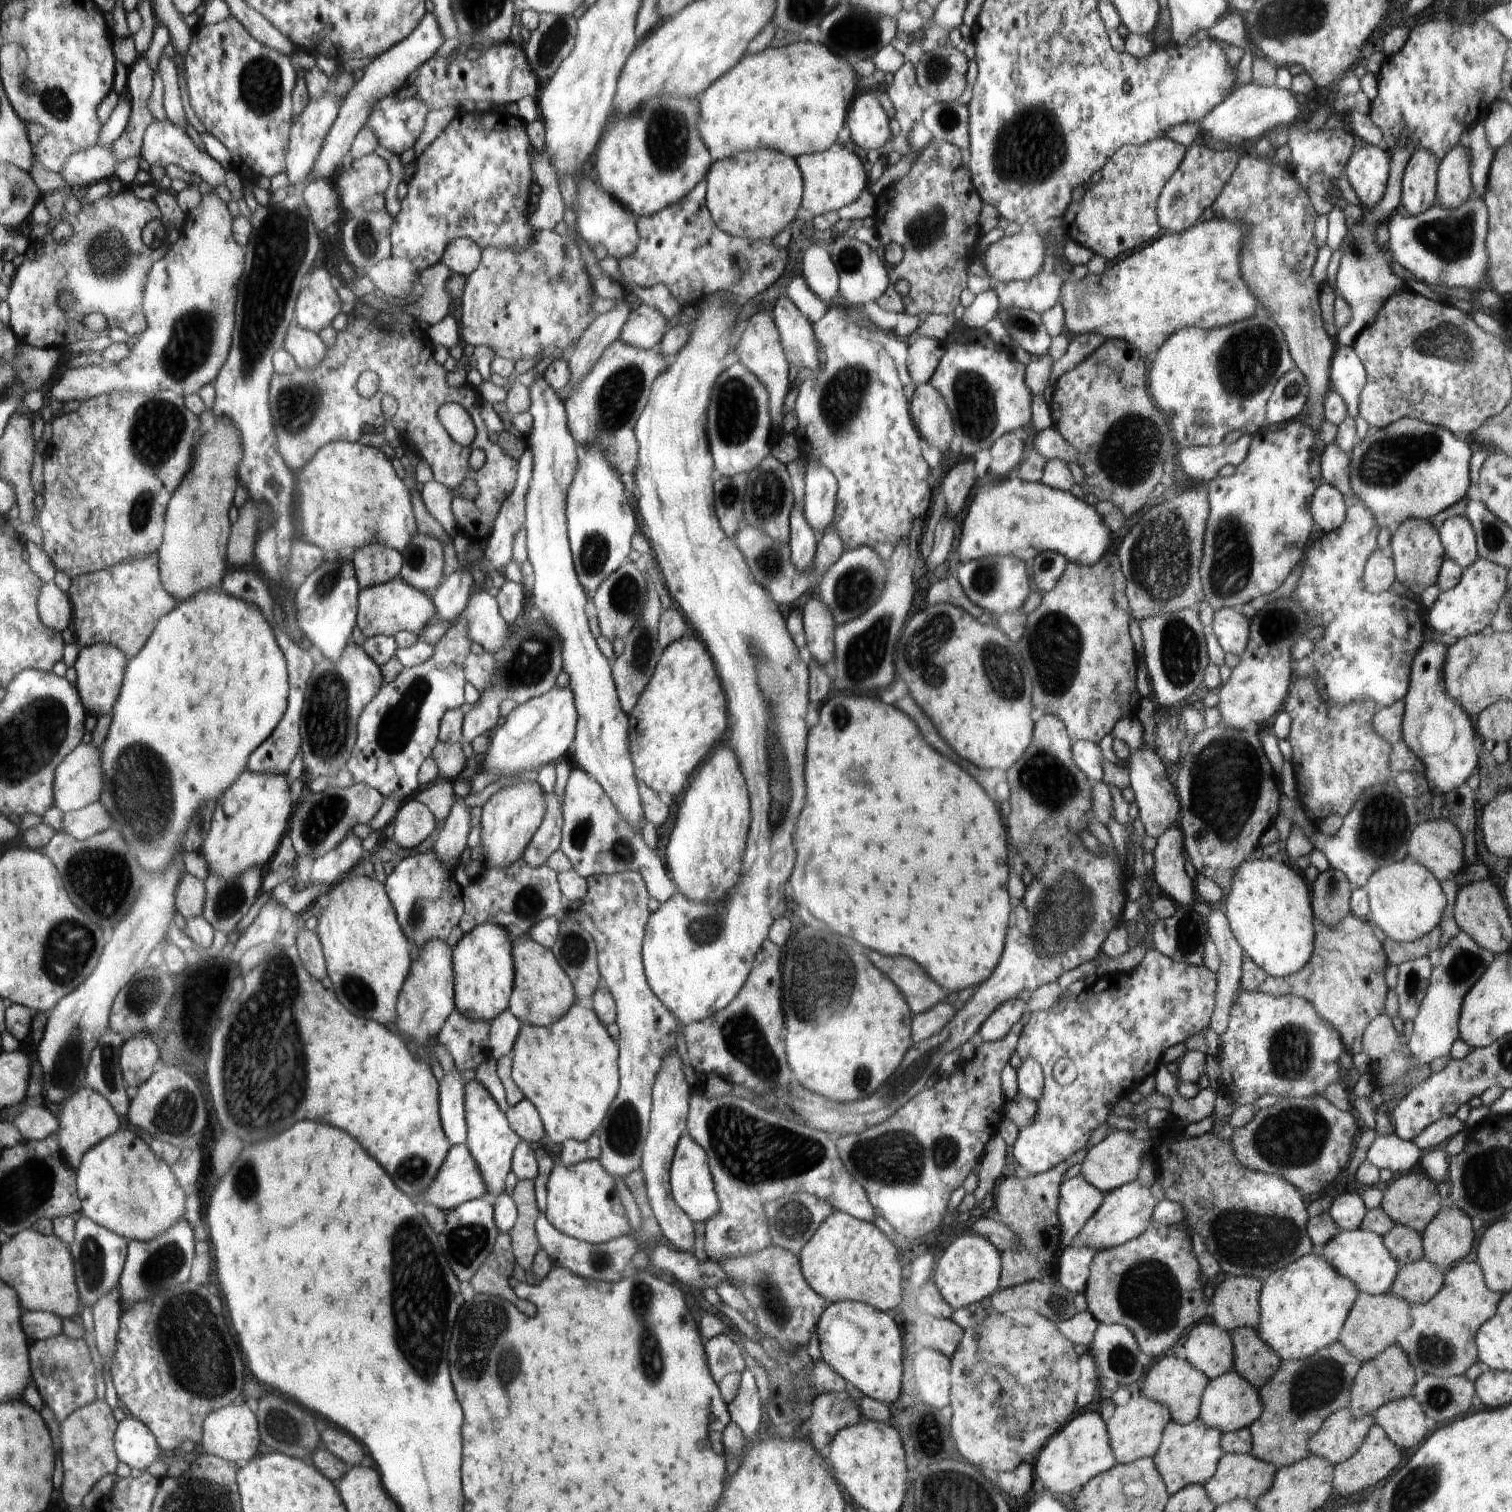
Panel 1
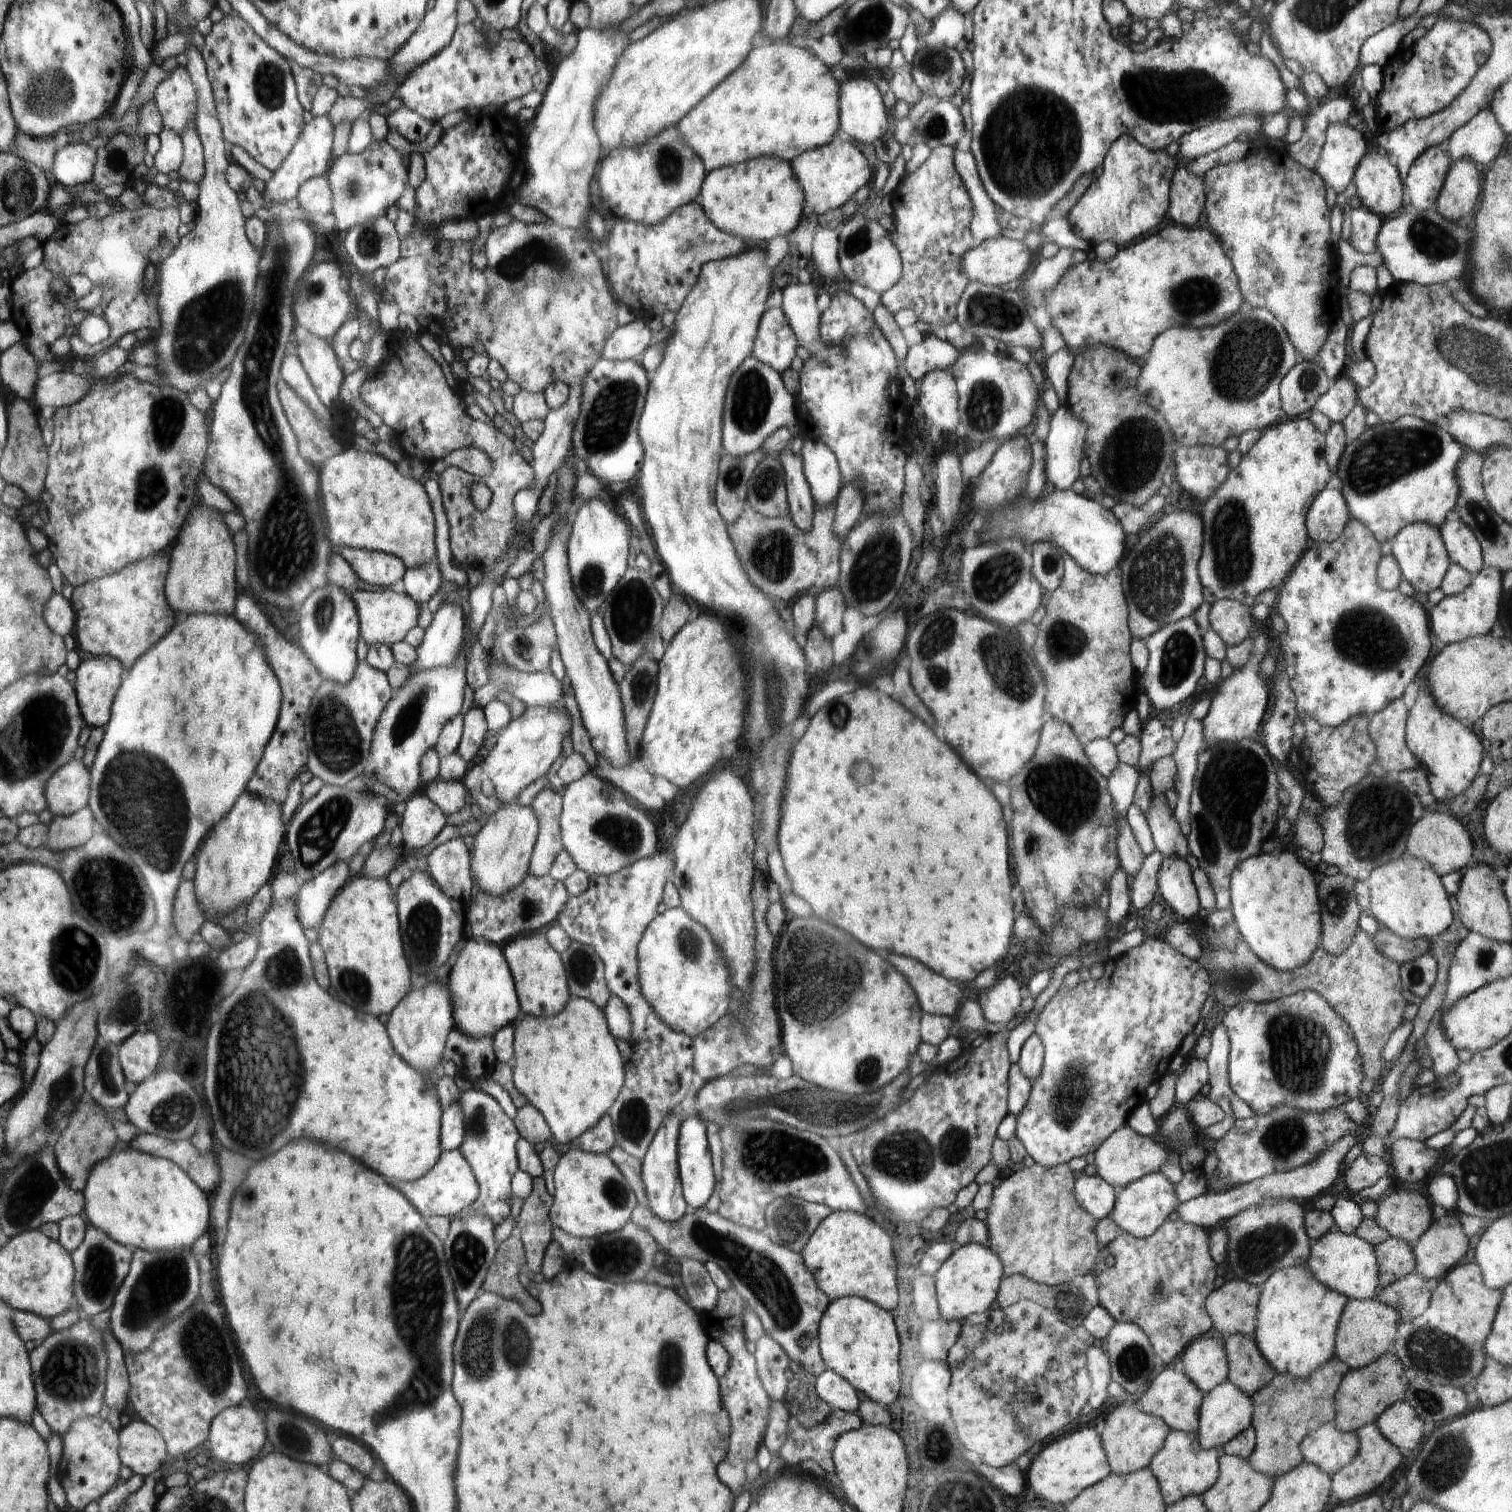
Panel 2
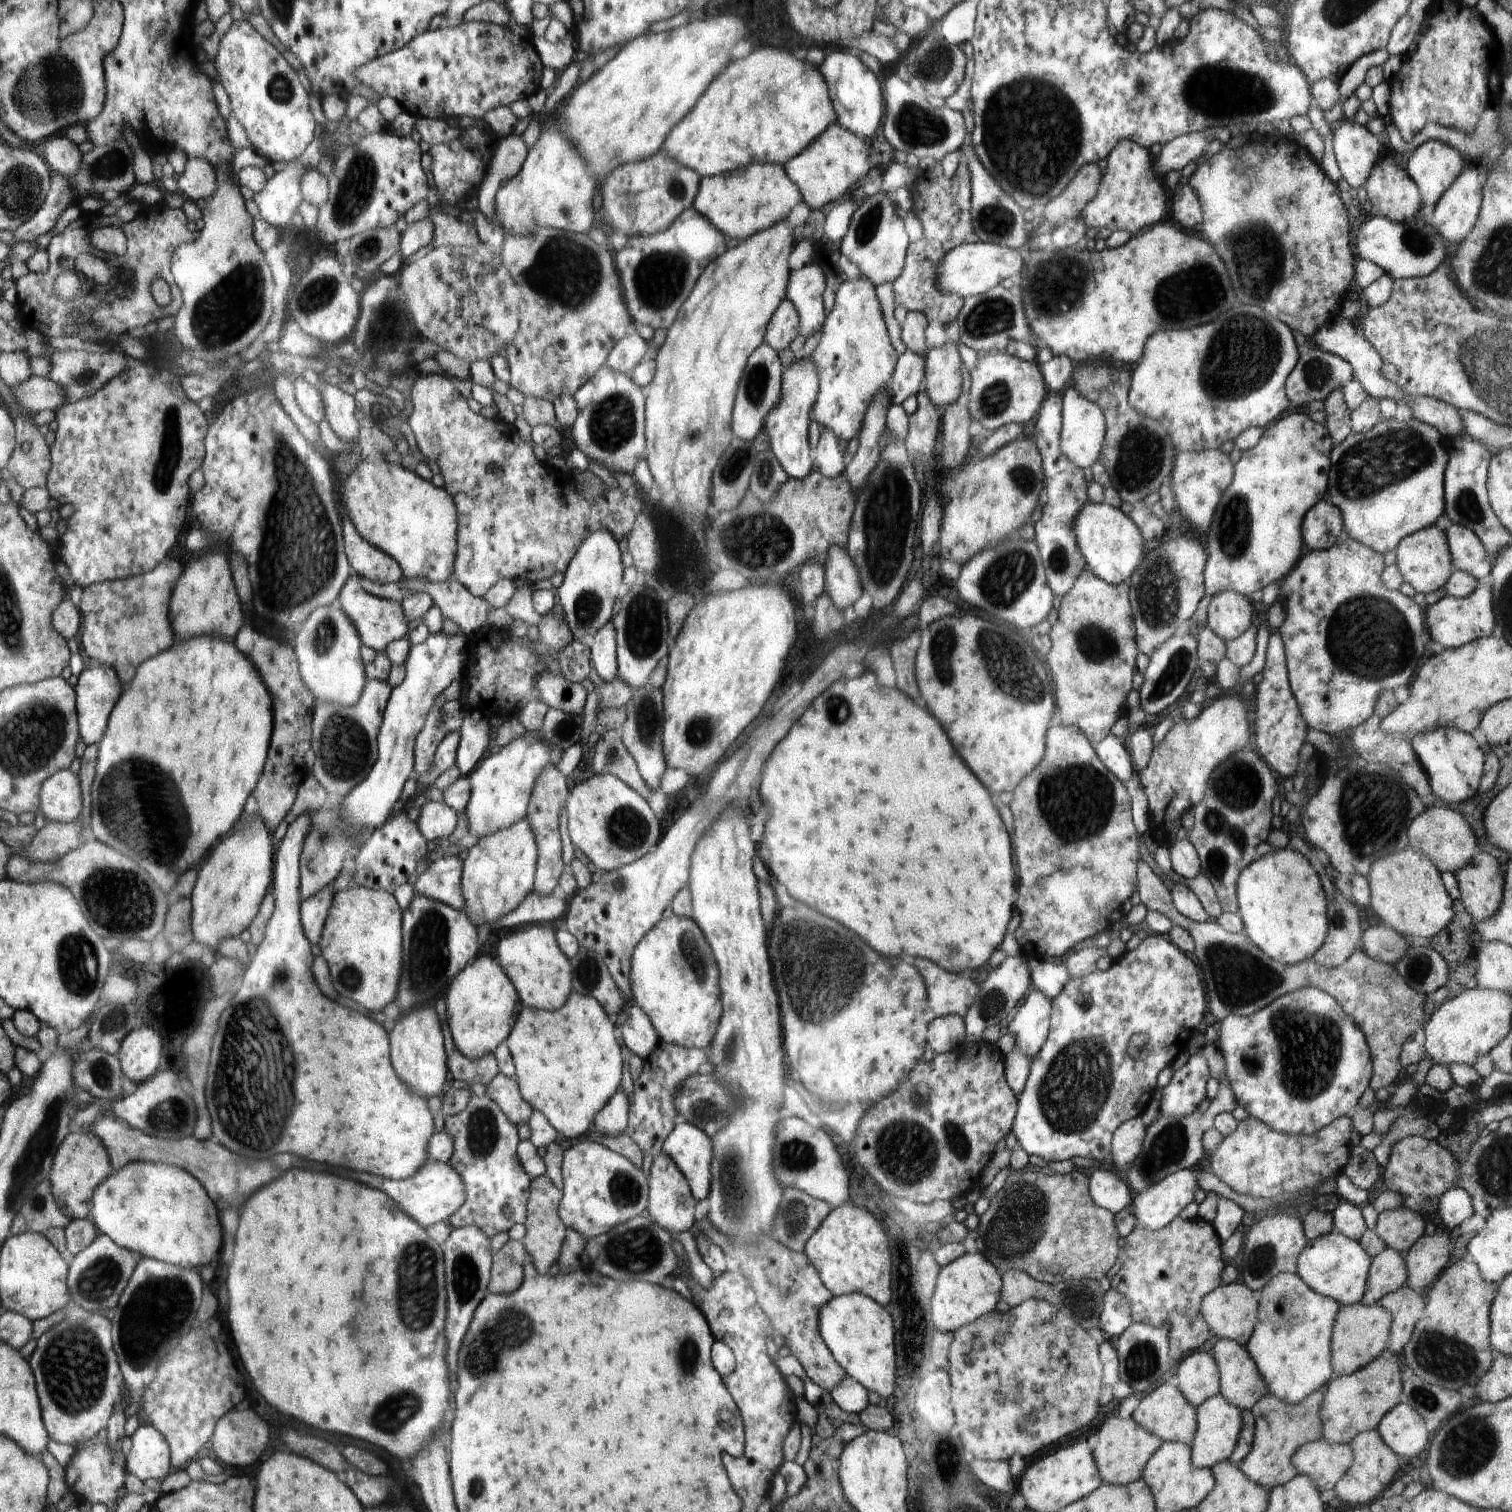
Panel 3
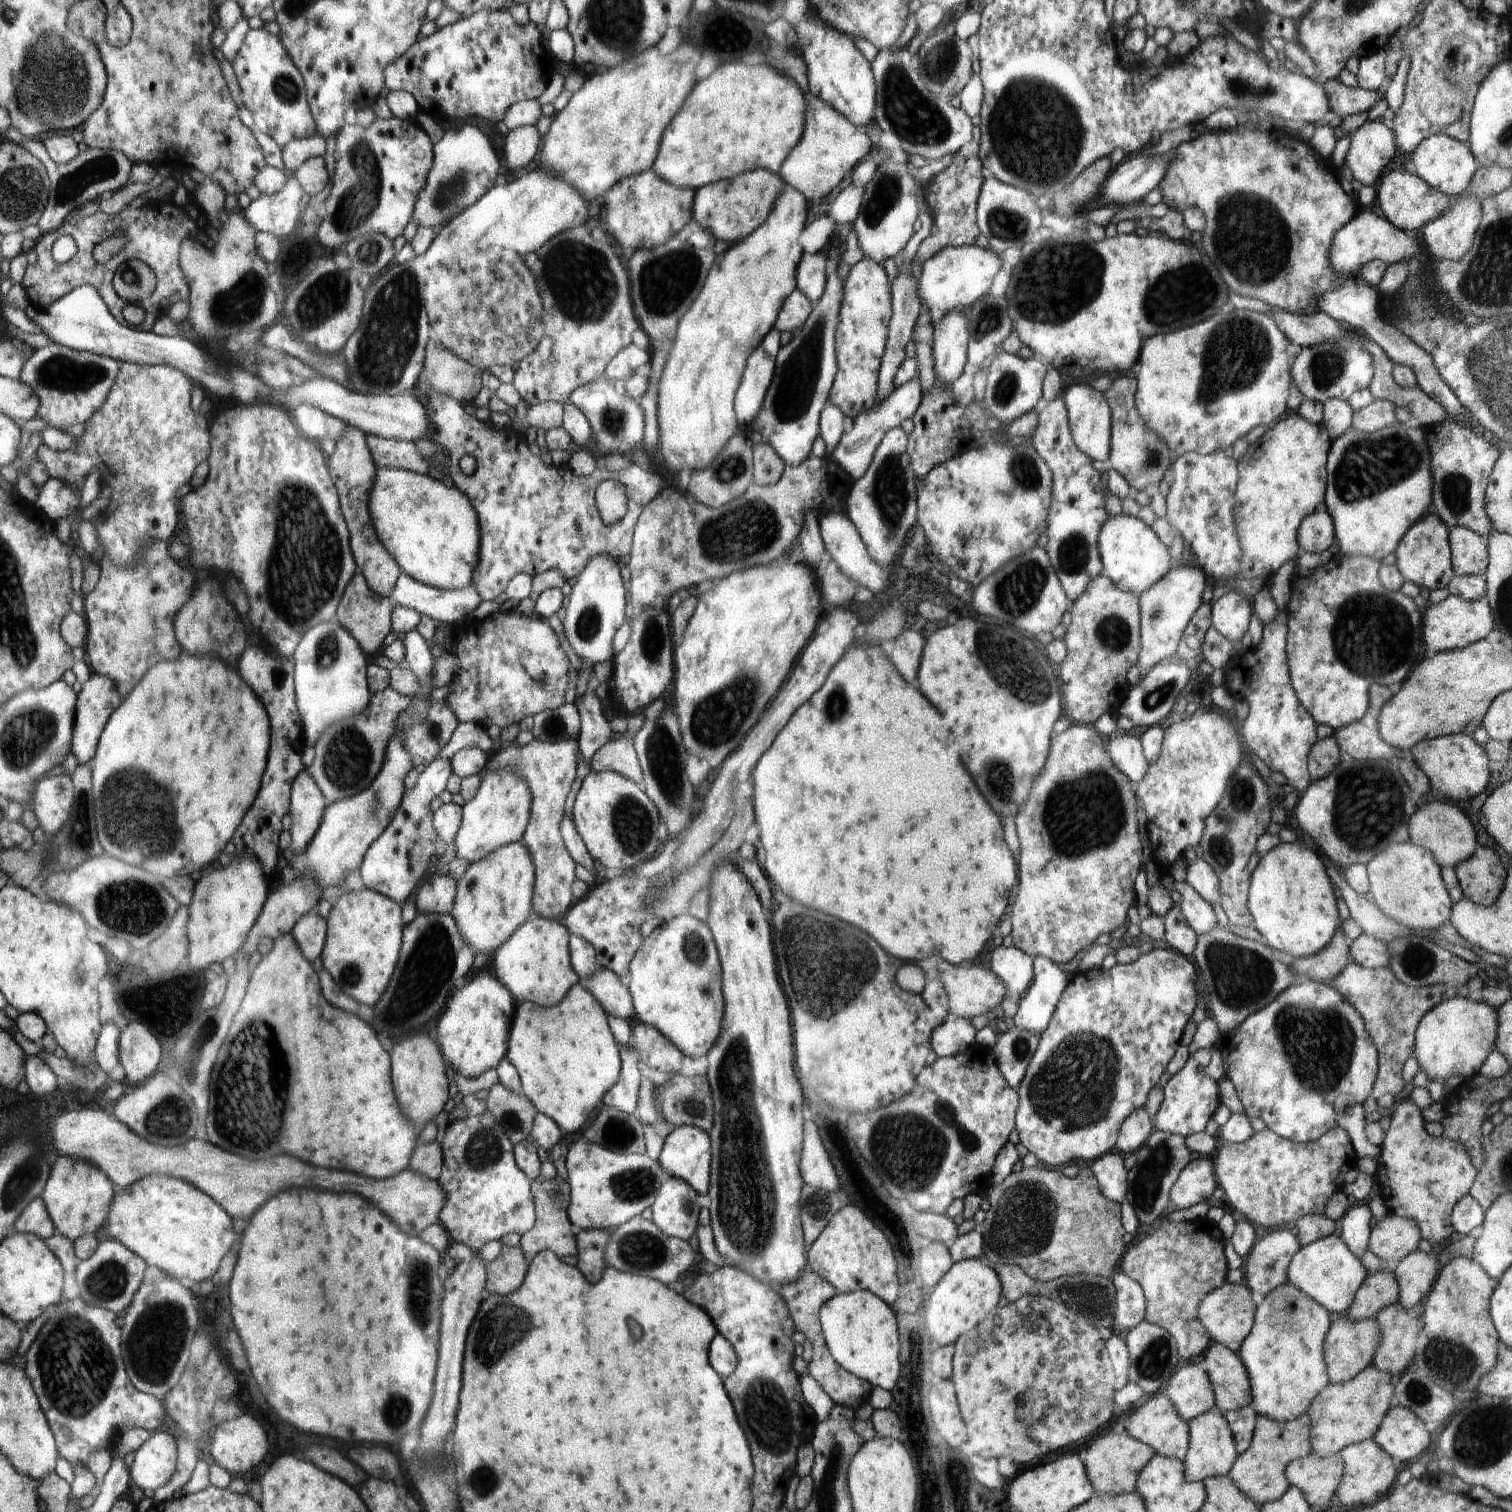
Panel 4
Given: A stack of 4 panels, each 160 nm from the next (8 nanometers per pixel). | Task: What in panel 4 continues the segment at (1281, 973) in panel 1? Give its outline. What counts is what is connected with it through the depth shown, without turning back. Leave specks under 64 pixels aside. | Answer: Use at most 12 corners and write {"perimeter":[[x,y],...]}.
{"perimeter":[[1296,841],[1260,856],[1247,905],[1268,946],[1320,952],[1340,928],[1331,878]]}

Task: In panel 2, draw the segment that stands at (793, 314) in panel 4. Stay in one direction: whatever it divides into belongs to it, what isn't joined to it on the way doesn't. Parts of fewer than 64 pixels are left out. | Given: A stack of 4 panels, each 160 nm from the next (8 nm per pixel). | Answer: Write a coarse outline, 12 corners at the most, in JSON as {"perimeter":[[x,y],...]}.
{"perimeter":[[783,308],[765,310],[752,355],[782,376],[798,341]]}

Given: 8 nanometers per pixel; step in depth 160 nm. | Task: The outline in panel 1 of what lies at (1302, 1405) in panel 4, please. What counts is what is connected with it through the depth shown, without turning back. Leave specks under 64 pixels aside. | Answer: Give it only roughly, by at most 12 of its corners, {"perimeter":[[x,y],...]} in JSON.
{"perimeter":[[1317,1250],[1275,1270],[1259,1337],[1282,1361],[1339,1340],[1358,1293]]}

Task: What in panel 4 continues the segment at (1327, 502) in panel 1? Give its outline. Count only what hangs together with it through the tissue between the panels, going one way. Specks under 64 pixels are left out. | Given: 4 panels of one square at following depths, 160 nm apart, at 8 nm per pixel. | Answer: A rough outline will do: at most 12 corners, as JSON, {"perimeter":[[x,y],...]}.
{"perimeter":[[1323,505],[1297,530],[1301,553],[1334,544],[1334,523]]}

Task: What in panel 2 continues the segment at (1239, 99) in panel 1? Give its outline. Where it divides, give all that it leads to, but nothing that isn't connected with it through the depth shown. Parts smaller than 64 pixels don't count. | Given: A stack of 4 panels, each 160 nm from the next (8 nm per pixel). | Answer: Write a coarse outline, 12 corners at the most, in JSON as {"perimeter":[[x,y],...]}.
{"perimeter":[[1238,117],[1214,121],[1182,135],[1179,151],[1192,162],[1222,148],[1263,120]]}

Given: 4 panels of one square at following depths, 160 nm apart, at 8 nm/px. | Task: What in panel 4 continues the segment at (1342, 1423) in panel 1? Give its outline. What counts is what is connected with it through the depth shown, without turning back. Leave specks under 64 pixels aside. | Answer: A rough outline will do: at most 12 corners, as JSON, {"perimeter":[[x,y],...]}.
{"perimeter":[[1310,1453],[1288,1463],[1285,1477],[1315,1510],[1343,1480],[1338,1455]]}

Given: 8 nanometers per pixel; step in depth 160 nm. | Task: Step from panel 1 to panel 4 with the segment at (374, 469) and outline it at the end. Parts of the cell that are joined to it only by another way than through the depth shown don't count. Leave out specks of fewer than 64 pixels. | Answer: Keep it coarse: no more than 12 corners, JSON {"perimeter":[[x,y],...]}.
{"perimeter":[[384,467],[371,522],[402,573],[472,585],[482,531],[467,494]]}

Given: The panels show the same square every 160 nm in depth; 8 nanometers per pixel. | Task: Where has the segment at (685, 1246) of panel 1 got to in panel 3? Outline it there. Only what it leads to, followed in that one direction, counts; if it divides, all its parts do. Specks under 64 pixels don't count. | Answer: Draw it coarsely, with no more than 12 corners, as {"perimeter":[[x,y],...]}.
{"perimeter":[[671,1155],[652,1158],[649,1218],[668,1232],[694,1226],[695,1196]]}

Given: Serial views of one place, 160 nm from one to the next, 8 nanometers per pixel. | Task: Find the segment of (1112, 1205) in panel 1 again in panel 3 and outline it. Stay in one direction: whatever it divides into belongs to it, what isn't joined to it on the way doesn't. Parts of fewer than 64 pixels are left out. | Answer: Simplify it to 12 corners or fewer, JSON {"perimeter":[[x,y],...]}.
{"perimeter":[[1192,1169],[1164,1176],[1129,1208],[1139,1227],[1162,1230],[1194,1200]]}

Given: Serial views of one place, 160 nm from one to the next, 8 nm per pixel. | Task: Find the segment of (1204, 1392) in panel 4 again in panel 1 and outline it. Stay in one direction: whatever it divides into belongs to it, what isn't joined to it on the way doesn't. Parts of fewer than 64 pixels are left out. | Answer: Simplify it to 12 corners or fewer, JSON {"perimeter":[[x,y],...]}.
{"perimeter":[[1198,1323],[1181,1341],[1208,1380],[1233,1370],[1230,1332]]}

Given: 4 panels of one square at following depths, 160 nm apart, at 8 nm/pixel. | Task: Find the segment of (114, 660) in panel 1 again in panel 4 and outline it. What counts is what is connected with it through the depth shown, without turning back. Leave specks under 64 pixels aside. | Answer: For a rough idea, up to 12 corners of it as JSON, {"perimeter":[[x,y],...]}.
{"perimeter":[[92,676],[80,691],[80,726],[72,754],[90,763],[110,715],[118,687]]}

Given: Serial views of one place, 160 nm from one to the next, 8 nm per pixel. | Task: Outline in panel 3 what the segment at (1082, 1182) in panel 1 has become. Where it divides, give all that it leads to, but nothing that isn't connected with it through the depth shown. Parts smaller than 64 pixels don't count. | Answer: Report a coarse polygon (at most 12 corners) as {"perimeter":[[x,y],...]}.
{"perimeter":[[1099,1168],[1089,1177],[1092,1202],[1113,1214],[1133,1200],[1126,1181]]}

